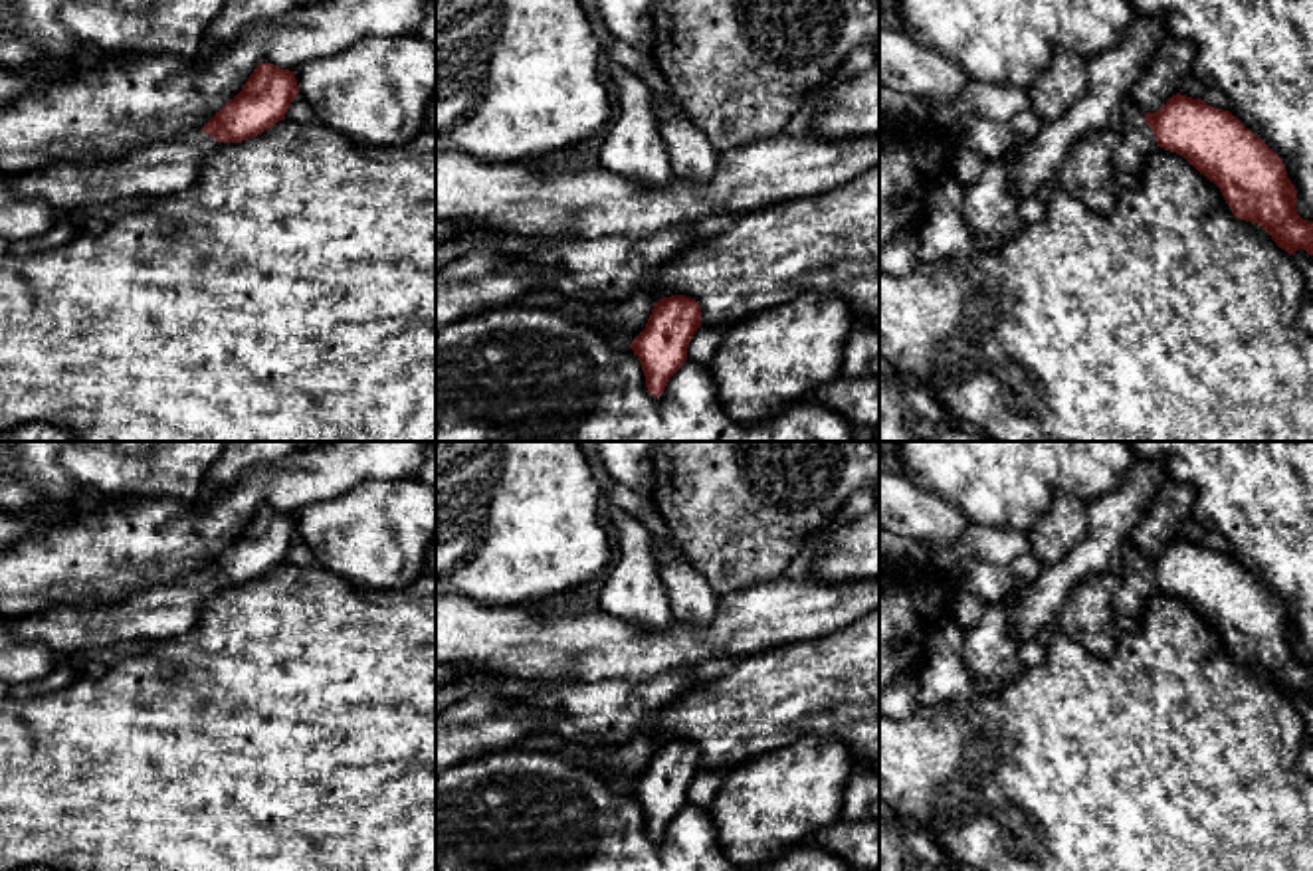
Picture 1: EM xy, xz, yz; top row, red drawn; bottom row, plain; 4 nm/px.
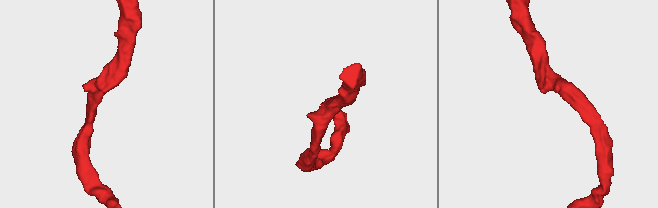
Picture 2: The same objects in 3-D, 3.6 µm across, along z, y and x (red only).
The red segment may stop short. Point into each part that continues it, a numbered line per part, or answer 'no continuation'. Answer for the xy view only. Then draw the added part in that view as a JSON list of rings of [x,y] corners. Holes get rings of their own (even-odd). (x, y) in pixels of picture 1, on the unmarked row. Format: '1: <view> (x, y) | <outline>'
1: xy (159, 612) | [[[206,574],[176,584],[141,588],[101,606],[55,606],[12,620],[8,629],[26,641],[44,641],[53,653],[71,657],[129,639],[162,641],[198,624],[200,606],[220,590]]]

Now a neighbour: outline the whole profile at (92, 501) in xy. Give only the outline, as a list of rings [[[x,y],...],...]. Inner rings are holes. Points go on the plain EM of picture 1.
[[[87,491],[81,501],[79,501],[79,509],[75,513],[75,517],[85,517],[85,515],[91,515],[95,511],[99,511],[101,507],[105,505],[113,505],[117,501],[123,501],[125,497],[105,497],[97,491]]]

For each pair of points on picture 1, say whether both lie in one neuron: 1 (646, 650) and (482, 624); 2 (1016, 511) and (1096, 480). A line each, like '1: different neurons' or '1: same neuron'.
1: same neuron
2: same neuron

